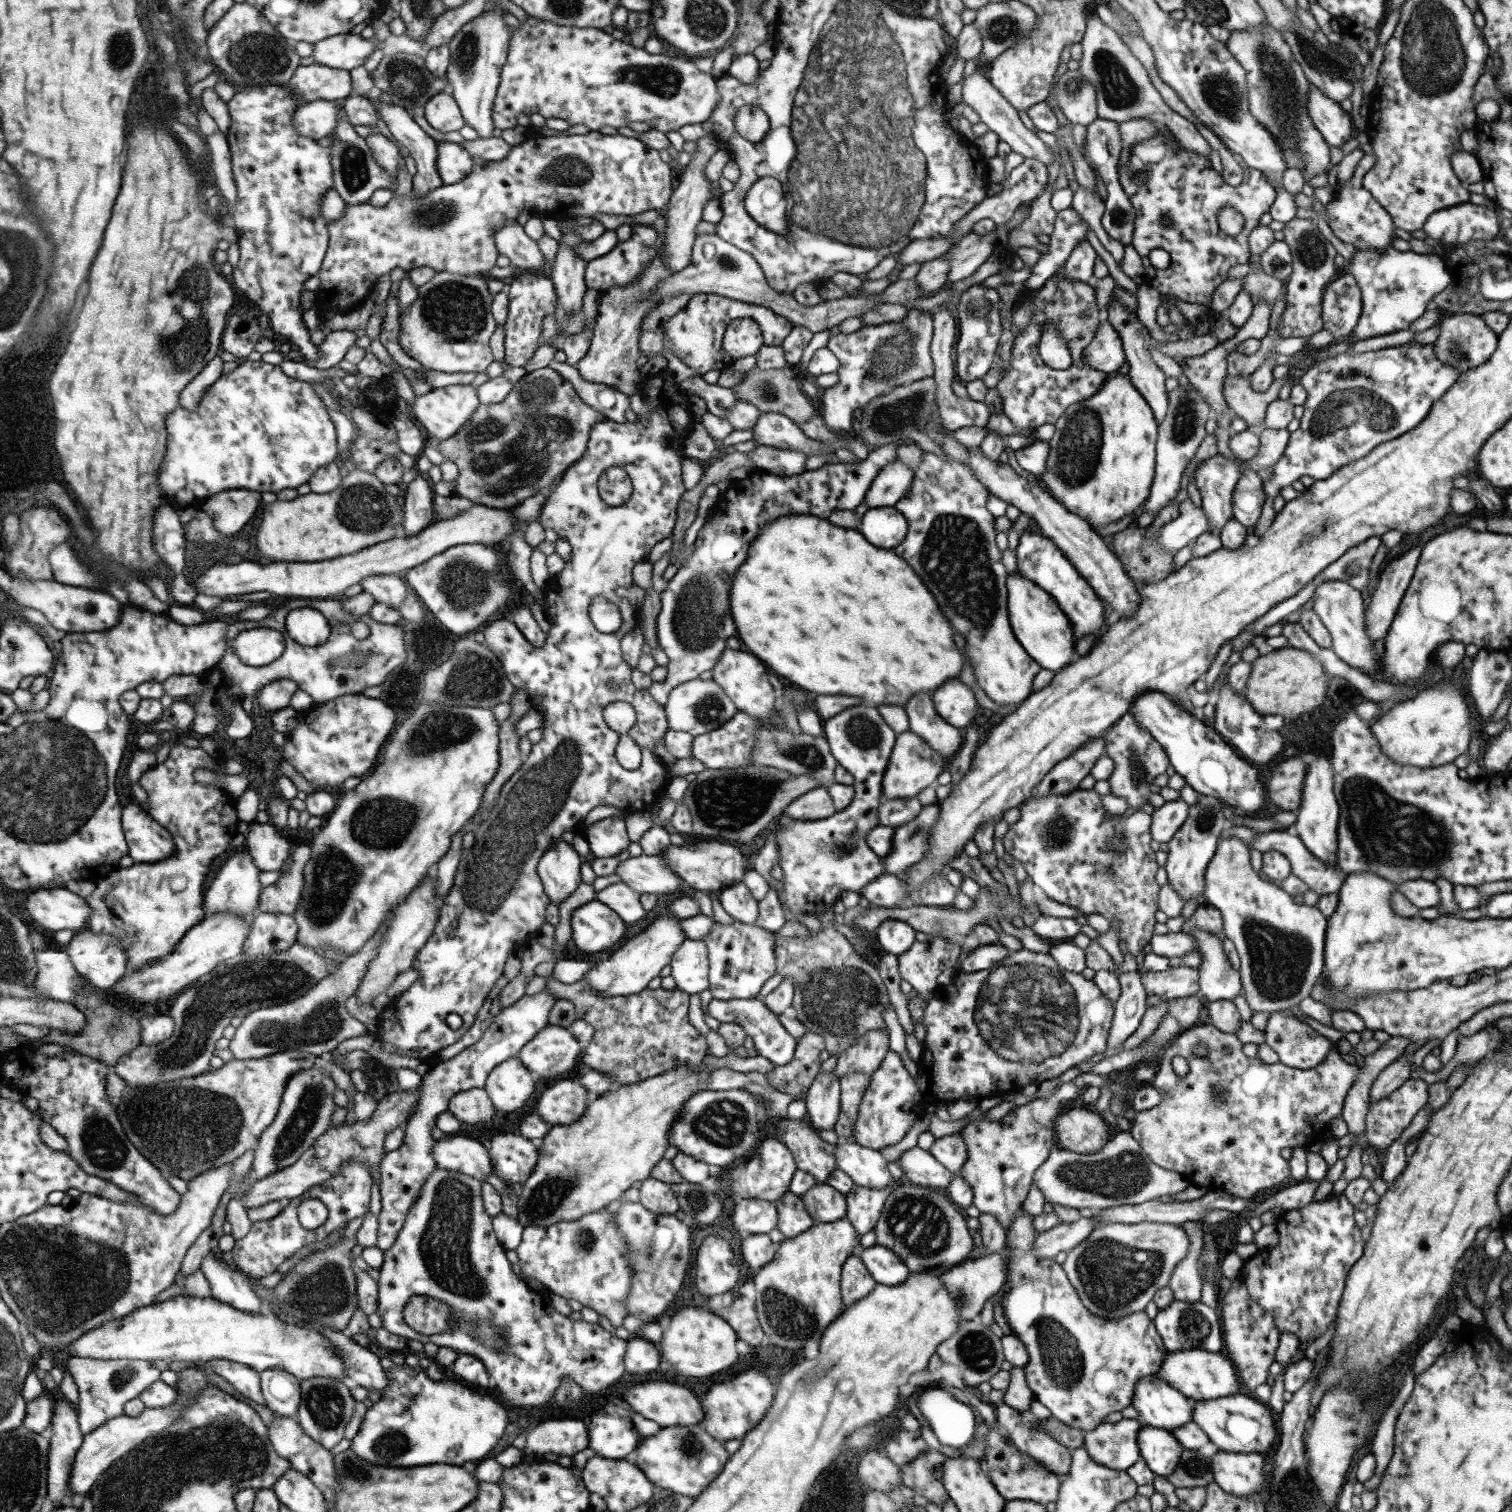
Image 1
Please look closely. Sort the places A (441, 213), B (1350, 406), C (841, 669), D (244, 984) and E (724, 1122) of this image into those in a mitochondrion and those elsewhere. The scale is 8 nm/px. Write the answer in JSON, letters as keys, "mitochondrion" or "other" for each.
{"A":"mitochondrion","B":"mitochondrion","C":"other","D":"mitochondrion","E":"mitochondrion"}

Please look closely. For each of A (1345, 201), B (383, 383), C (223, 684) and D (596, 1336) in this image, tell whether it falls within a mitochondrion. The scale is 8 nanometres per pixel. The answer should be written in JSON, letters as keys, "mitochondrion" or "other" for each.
{"A":"other","B":"other","C":"other","D":"other"}

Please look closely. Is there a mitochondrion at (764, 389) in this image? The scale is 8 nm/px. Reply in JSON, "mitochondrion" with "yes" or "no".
{"mitochondrion":"yes"}

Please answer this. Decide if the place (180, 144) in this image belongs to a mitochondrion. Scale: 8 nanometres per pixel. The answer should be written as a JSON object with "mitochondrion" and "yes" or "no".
{"mitochondrion":"no"}

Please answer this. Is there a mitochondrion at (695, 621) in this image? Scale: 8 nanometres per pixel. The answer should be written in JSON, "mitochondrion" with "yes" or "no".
{"mitochondrion":"yes"}

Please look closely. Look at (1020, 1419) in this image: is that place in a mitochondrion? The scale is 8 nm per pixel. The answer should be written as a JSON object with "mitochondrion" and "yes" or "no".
{"mitochondrion":"no"}

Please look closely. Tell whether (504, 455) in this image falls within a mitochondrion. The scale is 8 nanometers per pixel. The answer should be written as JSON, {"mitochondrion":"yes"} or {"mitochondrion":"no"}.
{"mitochondrion":"yes"}

